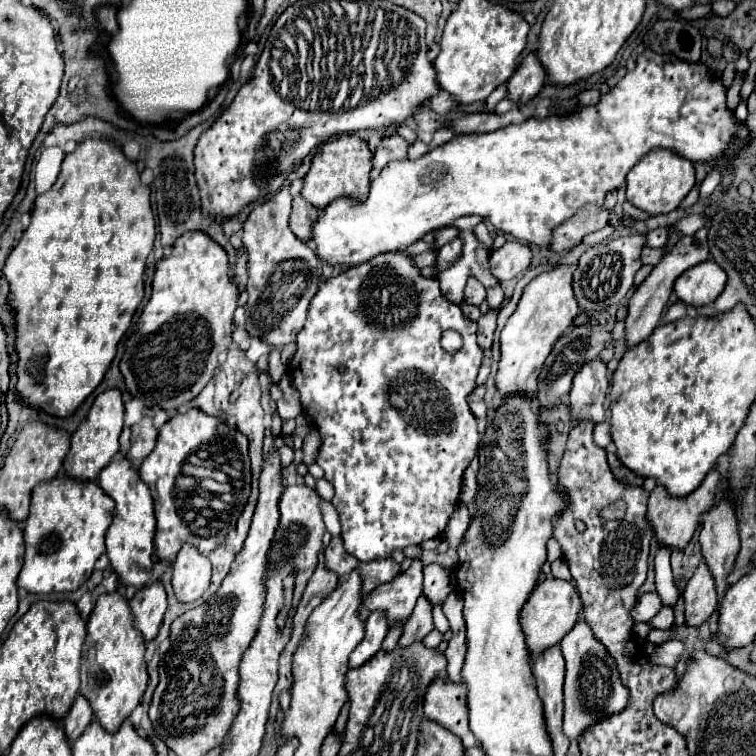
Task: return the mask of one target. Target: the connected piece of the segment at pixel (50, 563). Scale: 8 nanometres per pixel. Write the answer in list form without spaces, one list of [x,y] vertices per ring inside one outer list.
[[[56,477],[32,491],[30,513],[24,523],[26,555],[18,575],[18,587],[28,593],[76,591],[104,553],[104,535],[112,523],[114,501],[98,489],[96,481]]]

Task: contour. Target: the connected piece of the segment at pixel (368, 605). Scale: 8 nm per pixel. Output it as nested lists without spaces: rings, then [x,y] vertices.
[[[414,561],[408,571],[394,577],[394,581],[376,587],[368,597],[364,597],[358,611],[360,613],[382,611],[390,627],[404,625],[412,615],[412,609],[420,595],[422,595],[422,563]]]

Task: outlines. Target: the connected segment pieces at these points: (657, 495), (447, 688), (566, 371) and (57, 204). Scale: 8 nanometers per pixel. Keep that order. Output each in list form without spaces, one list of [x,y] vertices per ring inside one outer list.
[[[714,469],[712,473],[706,475],[702,485],[694,489],[686,497],[670,497],[662,485],[656,485],[654,491],[650,493],[648,499],[648,511],[646,511],[646,521],[650,521],[652,533],[658,541],[660,547],[670,547],[670,549],[684,549],[688,541],[692,539],[696,527],[700,525],[700,515],[708,511],[714,505],[716,499],[716,489],[720,485],[720,473]]]
[[[436,677],[428,685],[424,697],[424,717],[444,725],[448,731],[456,733],[466,747],[478,747],[474,733],[468,727],[468,707],[466,707],[466,689],[460,683]]]
[[[586,323],[586,325],[580,325],[580,327],[572,327],[570,331],[566,331],[566,333],[556,341],[556,345],[552,347],[552,353],[546,357],[544,367],[542,367],[540,375],[538,375],[538,391],[536,391],[536,395],[538,395],[540,409],[554,409],[554,407],[560,405],[562,397],[568,395],[568,391],[570,391],[570,387],[572,387],[572,377],[576,375],[576,371],[578,371],[584,363],[588,363],[588,361],[592,361],[594,357],[598,357],[600,351],[608,345],[610,337],[612,337],[612,335],[610,335],[608,331],[604,331],[602,325],[598,325],[598,323],[588,325],[588,323]]]
[[[86,139],[82,141],[72,153],[68,153],[62,161],[62,169],[58,173],[58,181],[52,185],[50,191],[42,193],[36,197],[34,201],[34,211],[32,211],[32,221],[28,225],[28,229],[24,231],[20,243],[12,249],[12,253],[8,255],[6,263],[4,263],[4,277],[10,285],[10,307],[14,311],[14,327],[16,327],[16,355],[18,355],[18,363],[16,363],[16,387],[14,393],[30,407],[36,407],[40,411],[46,411],[54,417],[68,417],[72,415],[82,401],[100,385],[100,381],[104,379],[104,373],[108,371],[114,355],[116,355],[116,347],[118,341],[122,339],[122,335],[126,333],[126,329],[130,327],[132,315],[136,311],[136,307],[140,305],[142,297],[144,297],[144,269],[146,269],[146,257],[150,255],[152,247],[154,247],[154,237],[156,237],[156,229],[154,229],[154,213],[150,207],[150,189],[146,185],[140,183],[140,171],[136,167],[136,163],[128,161],[124,157],[124,153],[118,147],[112,147],[110,143],[102,141],[102,139]]]

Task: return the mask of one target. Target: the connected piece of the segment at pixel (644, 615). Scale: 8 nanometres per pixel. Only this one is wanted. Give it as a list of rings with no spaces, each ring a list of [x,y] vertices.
[[[644,593],[638,597],[636,605],[632,607],[632,617],[636,623],[646,623],[662,609],[662,601],[658,593]]]

